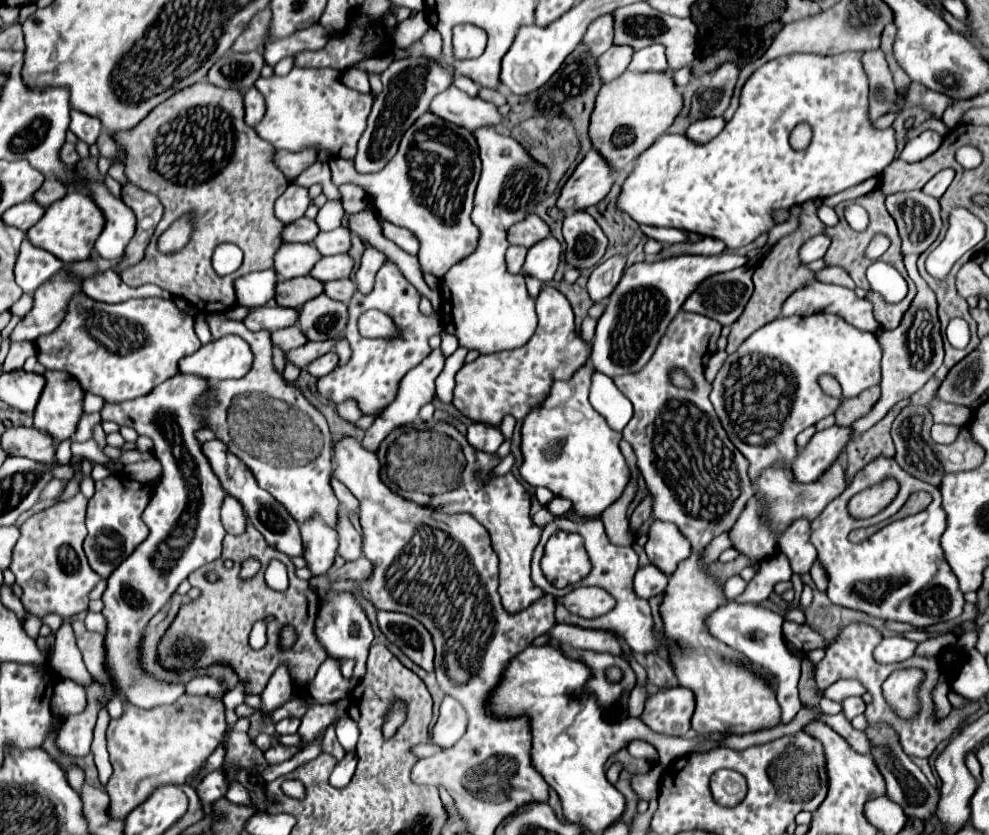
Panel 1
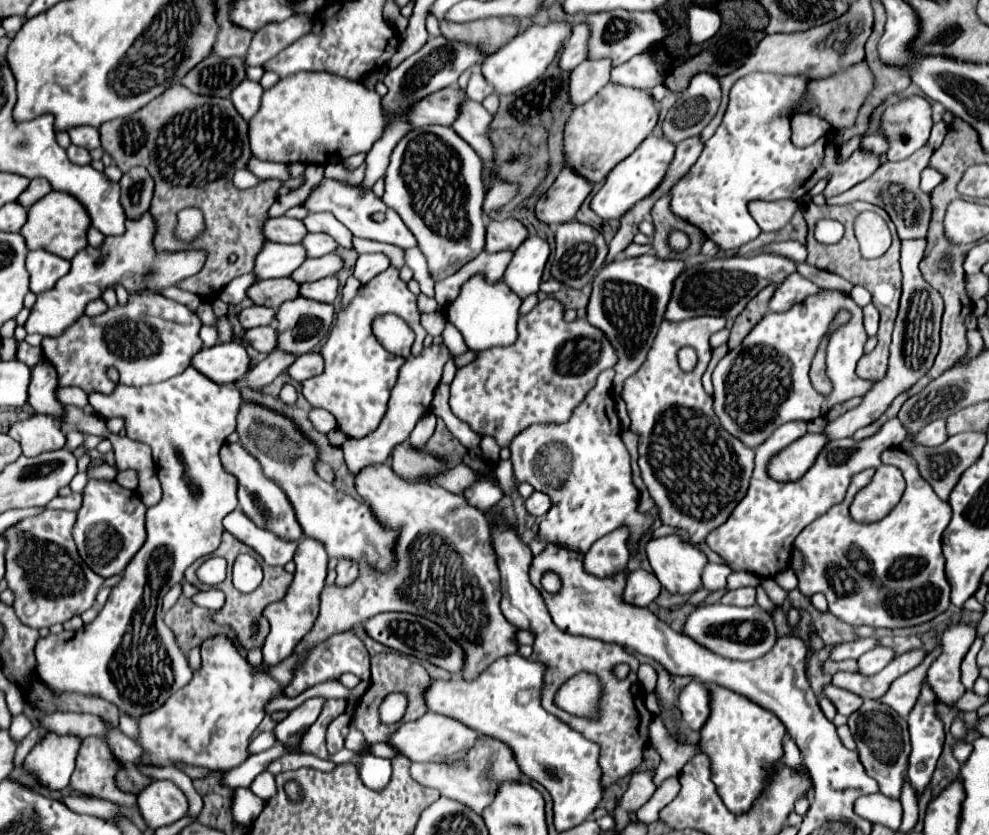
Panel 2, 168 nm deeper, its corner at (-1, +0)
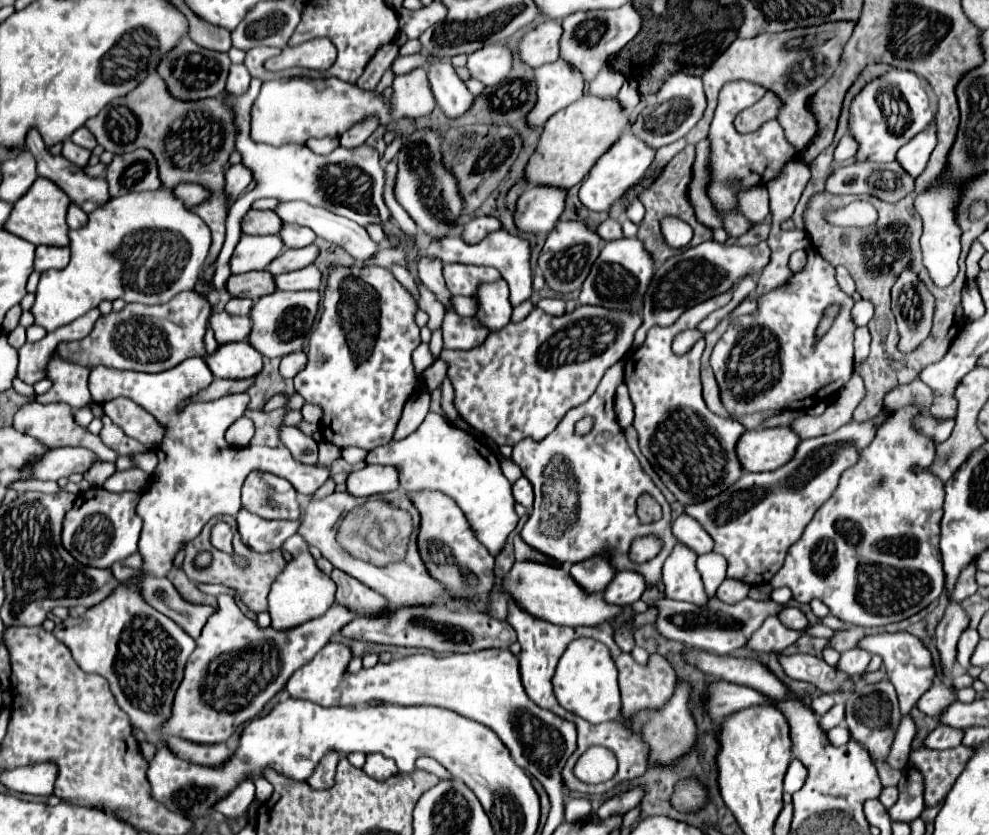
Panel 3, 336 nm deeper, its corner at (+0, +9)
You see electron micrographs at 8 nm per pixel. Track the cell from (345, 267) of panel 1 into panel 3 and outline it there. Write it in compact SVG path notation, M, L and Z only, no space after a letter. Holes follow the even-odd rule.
M310 245L304 249L286 249L278 259L274 259L274 263L270 263L268 271L274 275L280 275L280 273L304 269L308 265L314 265L318 255L320 255L320 251L316 245Z

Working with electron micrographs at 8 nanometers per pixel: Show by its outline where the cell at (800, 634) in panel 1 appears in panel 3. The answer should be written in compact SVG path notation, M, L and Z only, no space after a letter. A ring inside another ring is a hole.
M908 631L866 635L866 637L862 637L858 641L858 647L866 649L870 653L876 653L876 655L880 655L884 659L884 667L886 667L888 675L892 675L888 679L892 681L892 685L896 687L896 693L898 693L902 715L906 715L916 705L916 701L922 697L922 693L930 689L930 685L934 681L934 675L936 675L936 669L934 669L934 663L932 663L932 655L922 645L922 641L918 637L914 637L914 635L910 635Z

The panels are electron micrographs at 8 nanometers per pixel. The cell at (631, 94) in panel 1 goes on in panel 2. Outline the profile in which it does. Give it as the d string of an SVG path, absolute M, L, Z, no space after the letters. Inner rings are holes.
M607 84L587 104L571 112L563 130L565 166L573 168L591 184L603 182L611 168L625 160L653 132L657 116L659 110L645 90Z

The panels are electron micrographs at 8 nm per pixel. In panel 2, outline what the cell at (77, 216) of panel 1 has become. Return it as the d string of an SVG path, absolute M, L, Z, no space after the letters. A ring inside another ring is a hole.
M51 190L43 196L43 200L39 200L39 204L27 210L27 222L21 228L21 236L25 238L29 250L45 250L65 260L71 260L79 250L87 246L89 224L91 220L87 210L71 194Z

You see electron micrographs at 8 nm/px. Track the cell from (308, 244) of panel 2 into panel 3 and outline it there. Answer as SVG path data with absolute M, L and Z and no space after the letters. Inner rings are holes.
M284 223L282 231L280 231L280 237L282 241L286 243L286 247L306 247L306 245L312 245L316 235L312 229L308 227L300 227L300 225L294 225L294 223Z

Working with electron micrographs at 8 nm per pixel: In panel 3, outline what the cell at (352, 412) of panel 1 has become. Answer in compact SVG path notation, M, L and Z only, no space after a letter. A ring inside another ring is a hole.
M304 403L304 407L302 407L302 415L304 415L304 419L306 419L308 423L320 423L320 421L322 421L324 411L322 411L322 407L320 407L320 405Z

